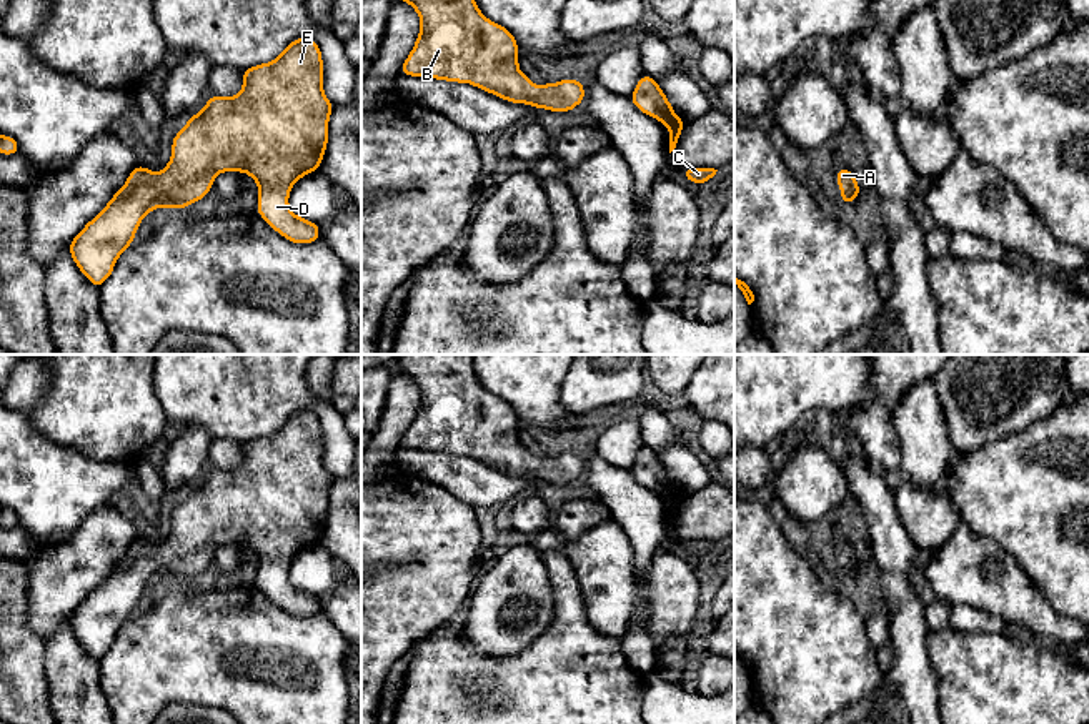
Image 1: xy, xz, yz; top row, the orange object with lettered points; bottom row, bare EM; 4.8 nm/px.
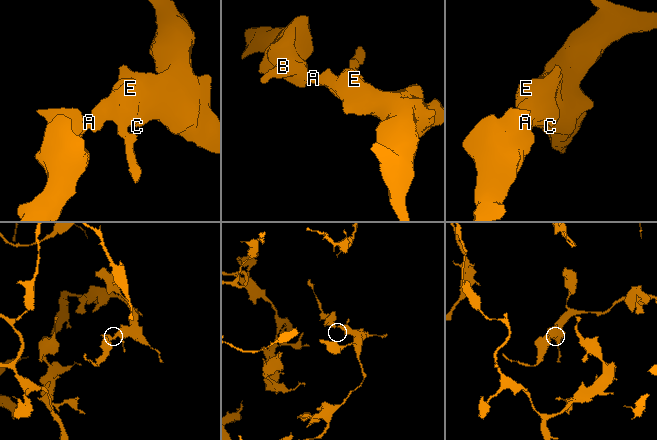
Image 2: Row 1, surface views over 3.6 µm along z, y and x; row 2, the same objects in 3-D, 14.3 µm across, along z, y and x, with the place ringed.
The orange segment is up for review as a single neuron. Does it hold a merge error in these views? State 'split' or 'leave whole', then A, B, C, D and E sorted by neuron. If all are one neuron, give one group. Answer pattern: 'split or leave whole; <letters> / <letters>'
leave whole; A B C D E

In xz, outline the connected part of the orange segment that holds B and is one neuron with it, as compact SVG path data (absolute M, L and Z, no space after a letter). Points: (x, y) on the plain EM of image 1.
M400 355L393 369L410 376L421 394L400 448L470 456L510 476L558 486L586 473L579 453L536 459L521 446L516 411L481 386L473 355Z

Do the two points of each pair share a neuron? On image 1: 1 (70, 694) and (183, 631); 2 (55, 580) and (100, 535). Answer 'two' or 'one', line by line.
1: two
2: one

